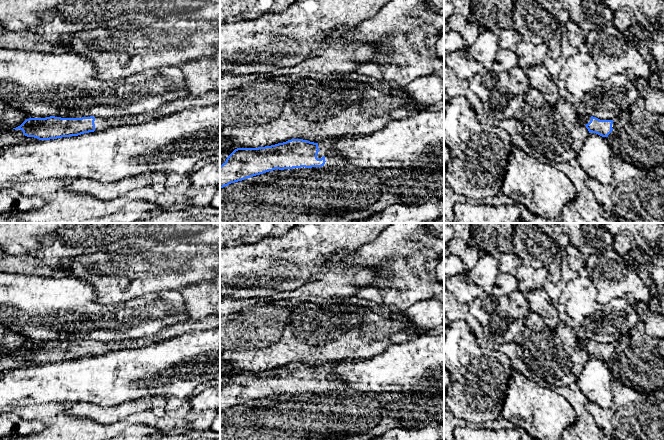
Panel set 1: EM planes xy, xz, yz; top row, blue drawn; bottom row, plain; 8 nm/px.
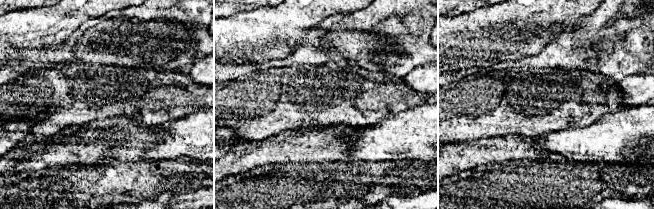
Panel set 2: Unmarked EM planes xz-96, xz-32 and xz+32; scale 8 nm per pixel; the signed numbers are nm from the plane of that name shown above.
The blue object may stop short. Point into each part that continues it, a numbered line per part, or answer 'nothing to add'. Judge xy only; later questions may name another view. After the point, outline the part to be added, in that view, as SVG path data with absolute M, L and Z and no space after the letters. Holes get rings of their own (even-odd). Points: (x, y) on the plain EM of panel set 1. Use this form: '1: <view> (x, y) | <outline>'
1: xy (212, 321) | M212 314L201 319L187 318L184 322L166 327L154 335L121 341L97 341L94 345L95 356L110 351L139 348L152 343L169 340L184 333L197 330L215 329L218 327L220 327L220 315Z

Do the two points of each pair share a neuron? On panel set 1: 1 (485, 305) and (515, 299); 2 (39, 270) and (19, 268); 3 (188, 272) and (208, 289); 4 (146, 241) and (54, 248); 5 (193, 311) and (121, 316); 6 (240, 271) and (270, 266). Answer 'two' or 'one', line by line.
1: one
2: one
3: two
4: one
5: two
6: one

